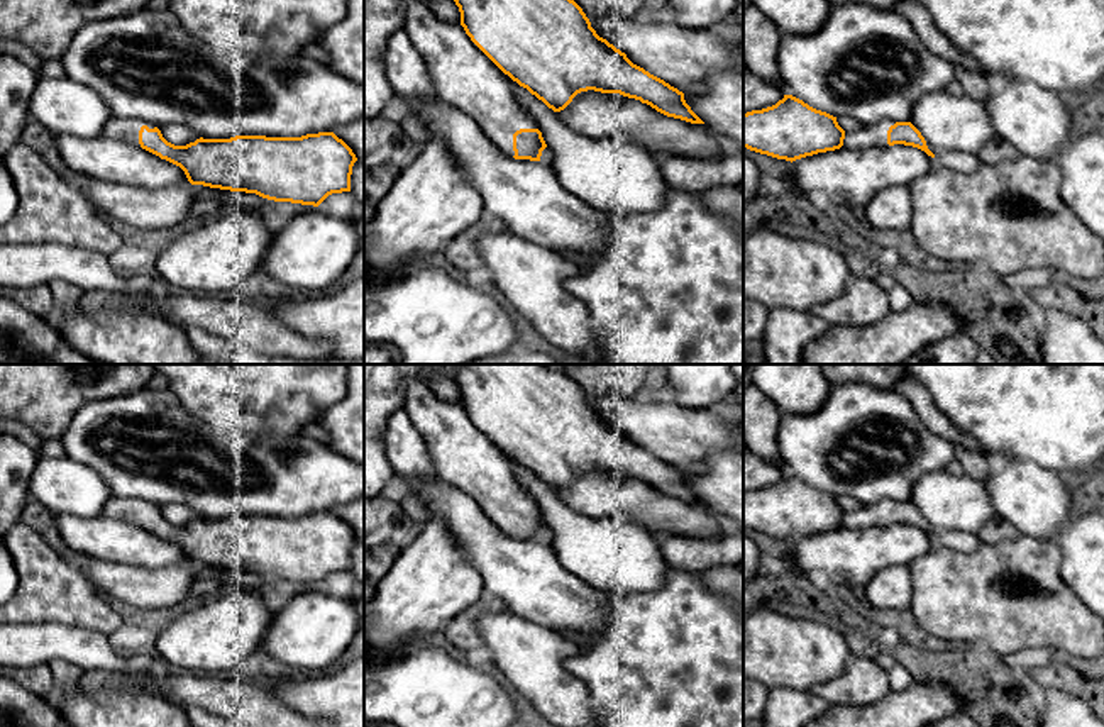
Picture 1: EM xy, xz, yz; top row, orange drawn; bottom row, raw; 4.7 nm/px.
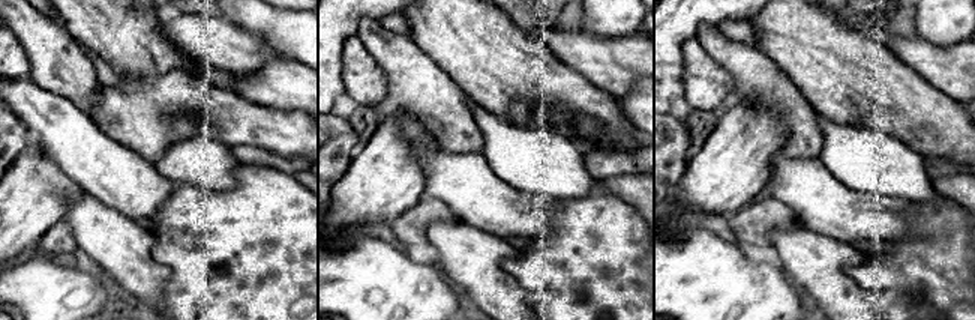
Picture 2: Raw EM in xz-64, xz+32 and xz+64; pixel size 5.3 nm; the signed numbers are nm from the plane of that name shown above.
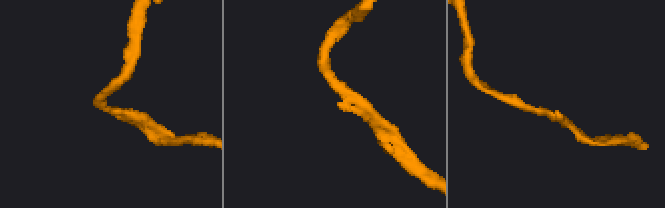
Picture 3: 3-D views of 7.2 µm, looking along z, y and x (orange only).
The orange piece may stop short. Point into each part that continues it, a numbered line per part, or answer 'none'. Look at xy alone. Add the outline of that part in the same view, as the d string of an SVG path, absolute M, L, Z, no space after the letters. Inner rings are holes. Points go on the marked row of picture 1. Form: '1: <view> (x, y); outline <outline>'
1: xy (121, 129); outline M112 117L105 124L100 136L141 146L139 144L139 130L141 130L142 125L147 125L149 129L156 127L156 125L146 124L144 120L139 120L139 119L117 119L117 117Z

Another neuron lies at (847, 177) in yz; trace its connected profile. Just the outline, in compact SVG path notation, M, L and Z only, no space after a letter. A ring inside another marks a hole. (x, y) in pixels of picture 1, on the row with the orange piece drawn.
M894 144L887 147L818 153L791 163L789 175L806 203L864 207L877 191L909 186L935 168L925 151Z

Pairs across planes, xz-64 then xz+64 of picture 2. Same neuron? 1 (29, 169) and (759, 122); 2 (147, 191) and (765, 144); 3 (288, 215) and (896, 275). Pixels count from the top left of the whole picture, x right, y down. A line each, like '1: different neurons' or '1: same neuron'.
1: same neuron
2: different neurons
3: same neuron

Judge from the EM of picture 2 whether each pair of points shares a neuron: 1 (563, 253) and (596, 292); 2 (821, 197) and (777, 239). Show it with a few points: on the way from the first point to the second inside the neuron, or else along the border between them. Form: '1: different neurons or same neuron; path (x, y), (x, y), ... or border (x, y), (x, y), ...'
1: same neuron; path (572, 262), (593, 283)
2: same neuron; path (821, 212), (821, 217), (798, 239), (792, 239)

